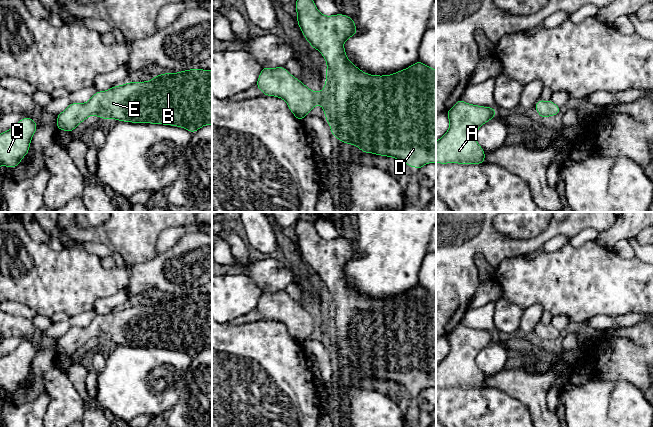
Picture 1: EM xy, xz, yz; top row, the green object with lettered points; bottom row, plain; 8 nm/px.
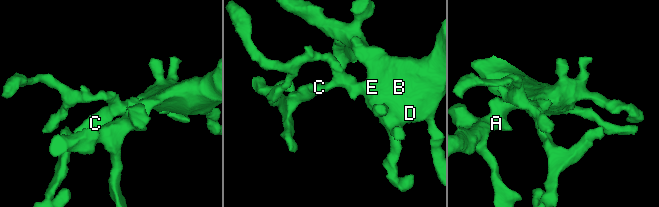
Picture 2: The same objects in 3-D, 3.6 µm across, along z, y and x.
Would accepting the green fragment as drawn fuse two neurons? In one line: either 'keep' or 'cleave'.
keep

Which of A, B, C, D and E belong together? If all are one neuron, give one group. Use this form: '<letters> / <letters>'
A B C D E

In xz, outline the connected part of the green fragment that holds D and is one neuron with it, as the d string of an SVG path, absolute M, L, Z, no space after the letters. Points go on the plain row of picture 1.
M298 220L295 225L300 254L311 271L317 273L326 284L324 312L320 316L310 314L292 300L284 290L262 291L256 309L263 319L285 324L290 335L301 346L315 330L320 328L333 361L345 368L357 370L363 377L394 381L398 385L405 386L407 390L416 391L419 394L427 387L436 387L436 294L418 284L408 292L391 299L367 298L348 284L343 270L348 262L357 258L353 242L341 237L325 240L318 235L314 223L309 221Z

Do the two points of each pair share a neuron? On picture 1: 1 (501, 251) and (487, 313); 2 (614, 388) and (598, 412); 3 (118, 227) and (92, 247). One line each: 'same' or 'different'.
1: different
2: same
3: different

